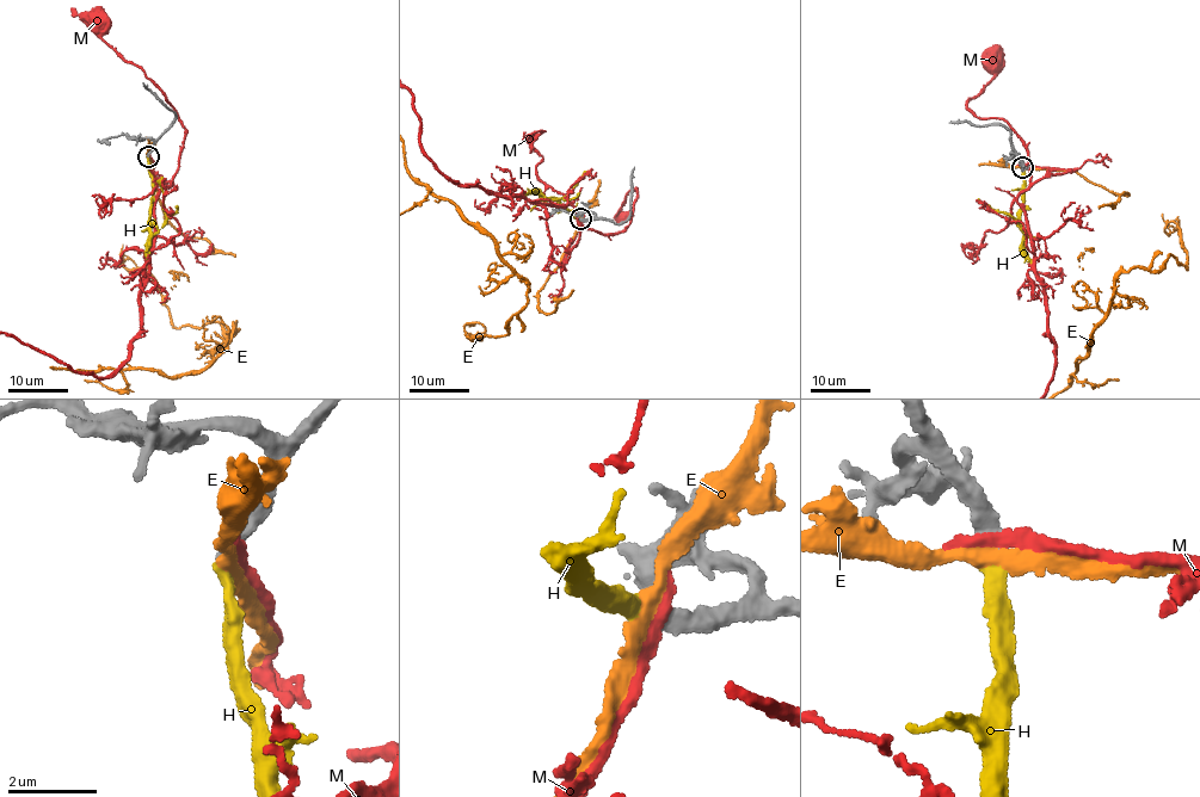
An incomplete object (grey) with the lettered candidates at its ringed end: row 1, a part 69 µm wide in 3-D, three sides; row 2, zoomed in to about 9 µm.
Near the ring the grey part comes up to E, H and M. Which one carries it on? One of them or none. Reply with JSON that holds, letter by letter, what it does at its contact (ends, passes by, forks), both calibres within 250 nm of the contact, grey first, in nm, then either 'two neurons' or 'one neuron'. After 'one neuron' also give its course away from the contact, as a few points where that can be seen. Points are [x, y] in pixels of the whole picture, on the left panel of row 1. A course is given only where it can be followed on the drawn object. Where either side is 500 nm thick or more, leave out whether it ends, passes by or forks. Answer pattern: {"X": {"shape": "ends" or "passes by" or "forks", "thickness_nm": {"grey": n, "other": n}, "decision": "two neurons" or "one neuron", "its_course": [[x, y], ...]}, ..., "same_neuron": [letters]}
{"E": {"shape": "passes by", "thickness_nm": {"grey": 400, "other": 280}, "decision": "two neurons"}, "H": {"shape": "ends", "thickness_nm": {"grey": 400, "other": 320}, "decision": "one neuron", "its_course": [[147, 156], [153, 187], [152, 221], [159, 229], [165, 216], [162, 177]]}, "M": {"shape": "ends", "thickness_nm": {"grey": 440, "other": 320}, "decision": "two neurons"}, "same_neuron": ["H"]}

